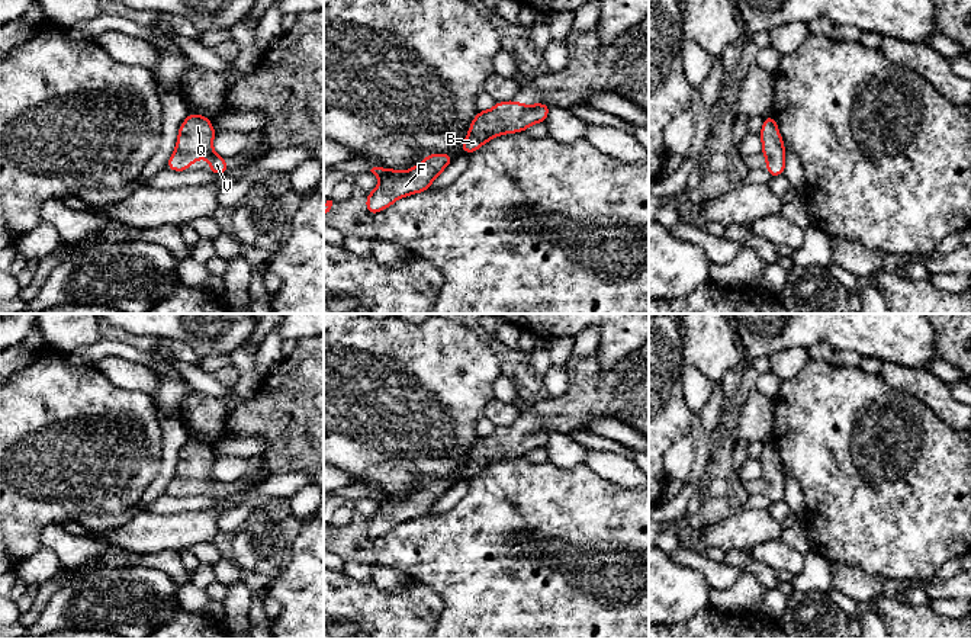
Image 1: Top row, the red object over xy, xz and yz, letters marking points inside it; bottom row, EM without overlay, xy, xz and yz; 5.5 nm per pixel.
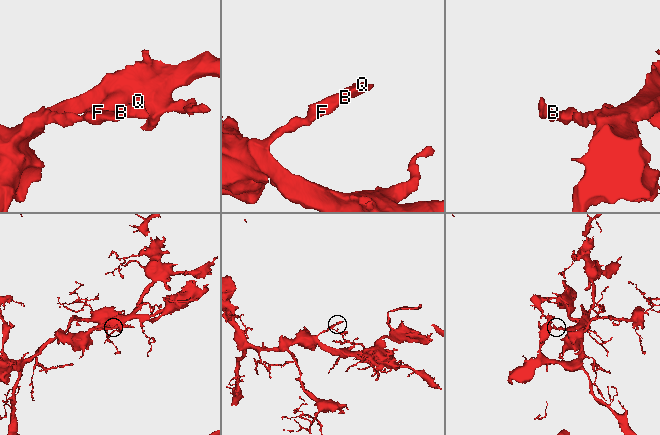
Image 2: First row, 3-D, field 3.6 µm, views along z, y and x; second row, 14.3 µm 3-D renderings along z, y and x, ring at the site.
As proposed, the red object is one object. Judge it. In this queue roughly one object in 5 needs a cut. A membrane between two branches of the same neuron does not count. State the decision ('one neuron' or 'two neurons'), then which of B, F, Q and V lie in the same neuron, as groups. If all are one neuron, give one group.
one neuron; B F Q V

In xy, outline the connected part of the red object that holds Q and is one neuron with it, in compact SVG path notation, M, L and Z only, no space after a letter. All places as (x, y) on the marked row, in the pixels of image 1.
M189 113L179 129L176 151L167 161L167 167L173 171L190 170L189 164L200 157L210 160L210 166L205 170L225 174L229 167L224 157L215 154L212 148L216 131L210 125L208 116Z

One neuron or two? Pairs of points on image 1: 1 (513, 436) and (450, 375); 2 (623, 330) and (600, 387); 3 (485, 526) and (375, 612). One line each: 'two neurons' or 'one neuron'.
1: two neurons
2: two neurons
3: two neurons

